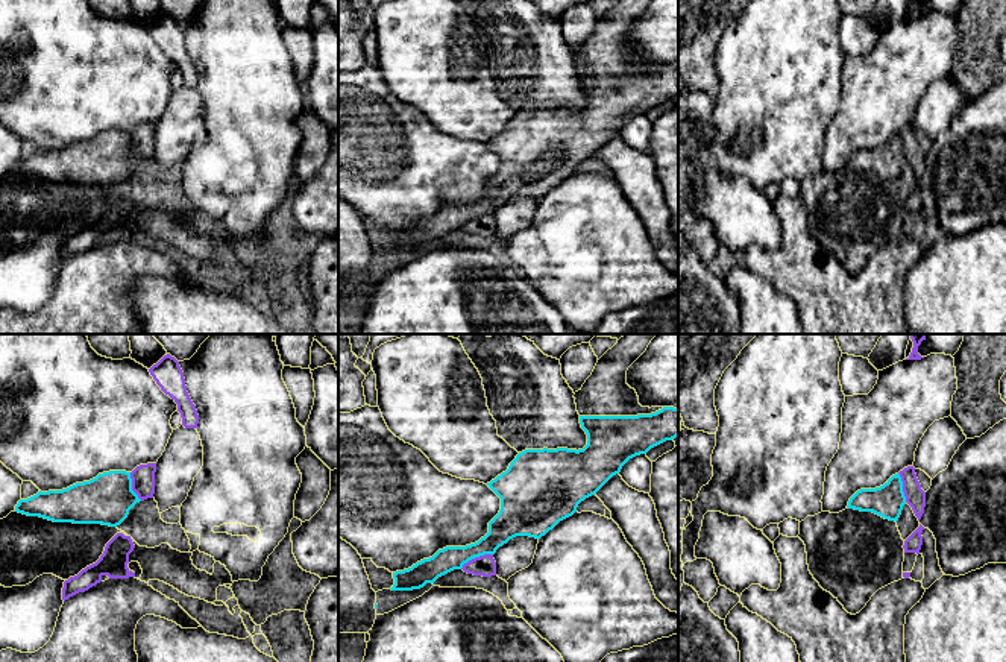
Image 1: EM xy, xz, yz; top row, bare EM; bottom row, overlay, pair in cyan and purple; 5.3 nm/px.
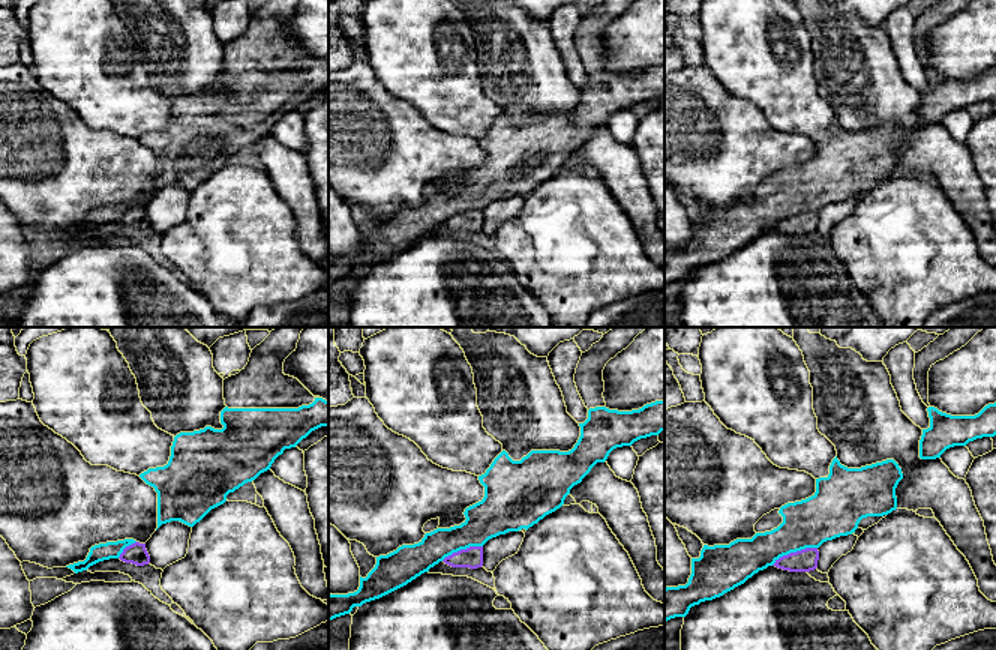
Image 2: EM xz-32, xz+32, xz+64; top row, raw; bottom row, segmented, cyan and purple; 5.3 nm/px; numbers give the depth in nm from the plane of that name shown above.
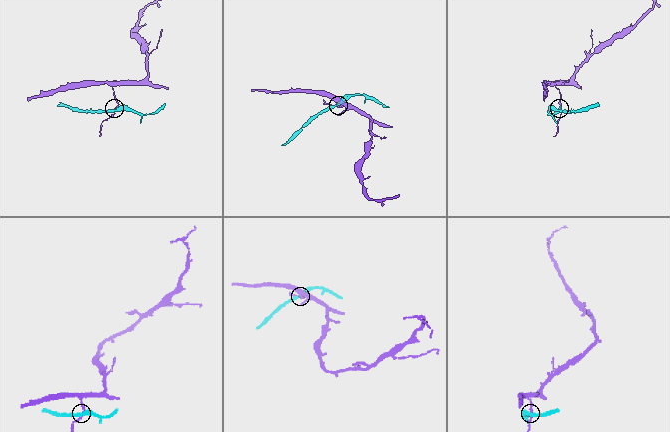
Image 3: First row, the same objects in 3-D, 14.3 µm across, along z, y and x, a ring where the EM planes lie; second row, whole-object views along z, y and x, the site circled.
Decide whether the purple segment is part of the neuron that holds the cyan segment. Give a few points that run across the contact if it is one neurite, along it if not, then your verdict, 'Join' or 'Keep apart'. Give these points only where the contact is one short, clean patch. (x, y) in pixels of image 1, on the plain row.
Line: xz (492, 213), (475, 216), (460, 228). Keep apart

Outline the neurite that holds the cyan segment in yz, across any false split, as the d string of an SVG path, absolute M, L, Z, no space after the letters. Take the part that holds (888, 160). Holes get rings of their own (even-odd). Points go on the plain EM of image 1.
M900 134L892 135L883 146L860 149L848 161L848 169L872 172L885 179L898 181L906 156Z

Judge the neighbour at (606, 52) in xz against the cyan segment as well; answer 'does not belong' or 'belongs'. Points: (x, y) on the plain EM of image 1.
belongs

